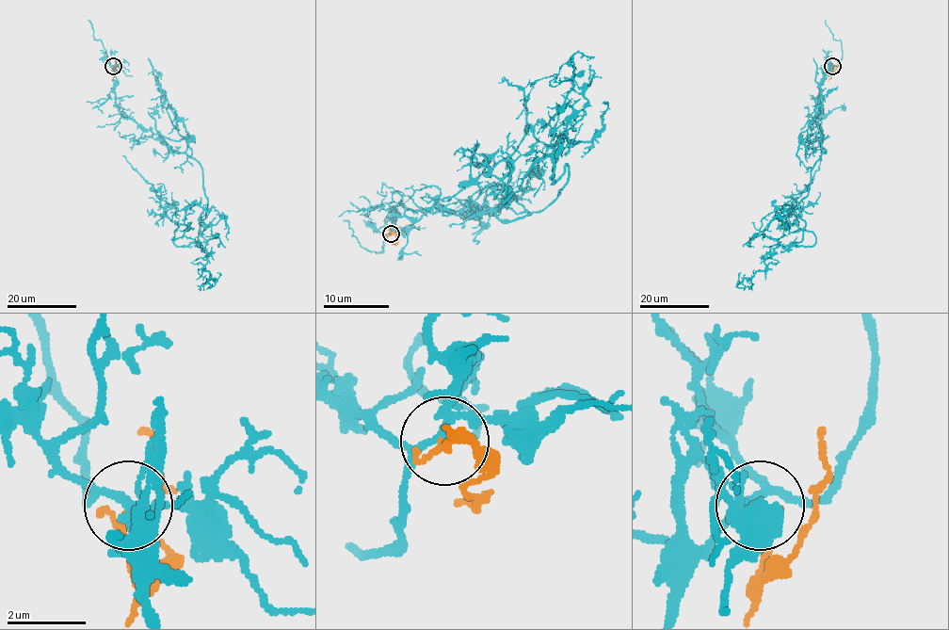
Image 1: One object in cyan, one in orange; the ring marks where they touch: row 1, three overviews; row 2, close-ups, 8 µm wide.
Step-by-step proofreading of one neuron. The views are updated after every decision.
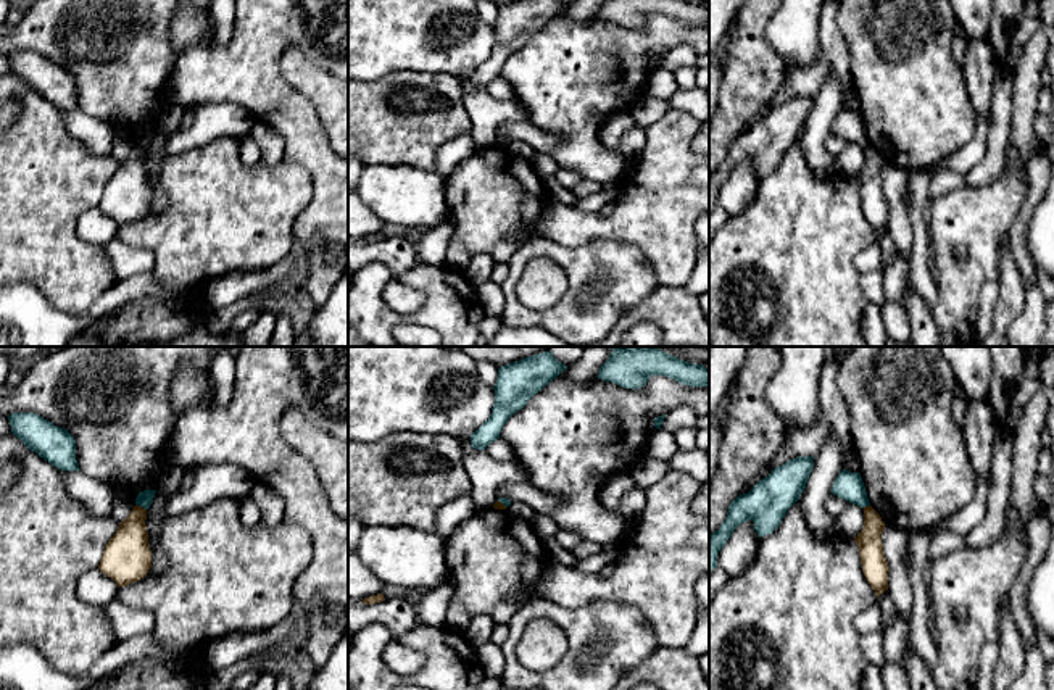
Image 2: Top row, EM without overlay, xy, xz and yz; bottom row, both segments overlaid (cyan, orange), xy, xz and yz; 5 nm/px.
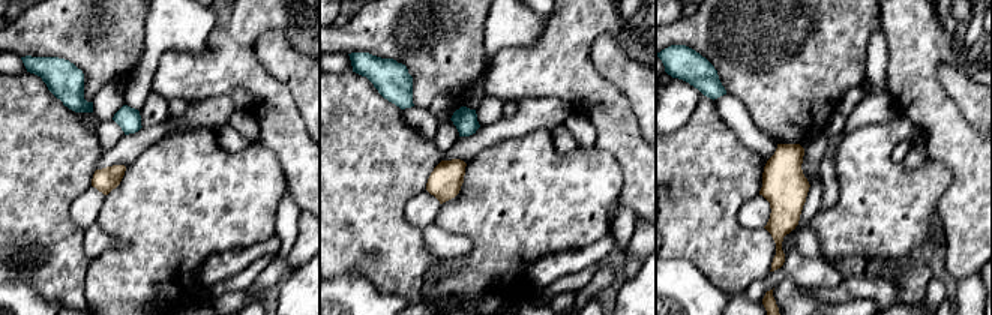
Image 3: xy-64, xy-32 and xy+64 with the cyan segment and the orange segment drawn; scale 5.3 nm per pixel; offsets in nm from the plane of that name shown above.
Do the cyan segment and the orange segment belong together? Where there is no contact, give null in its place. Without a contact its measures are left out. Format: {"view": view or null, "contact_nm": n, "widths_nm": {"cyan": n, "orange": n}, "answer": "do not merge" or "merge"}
{"view": "xy", "contact_nm": 70, "widths_nm": {"cyan": 80, "orange": 220}, "answer": "do not merge"}

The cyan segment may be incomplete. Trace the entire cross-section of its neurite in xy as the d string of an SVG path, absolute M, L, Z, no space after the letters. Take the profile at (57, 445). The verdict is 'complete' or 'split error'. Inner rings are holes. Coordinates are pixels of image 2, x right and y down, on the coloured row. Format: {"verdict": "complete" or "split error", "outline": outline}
{"verdict": "complete", "outline": "M13 413L8 421L13 435L52 466L61 471L81 471L76 440L66 429L34 413Z"}

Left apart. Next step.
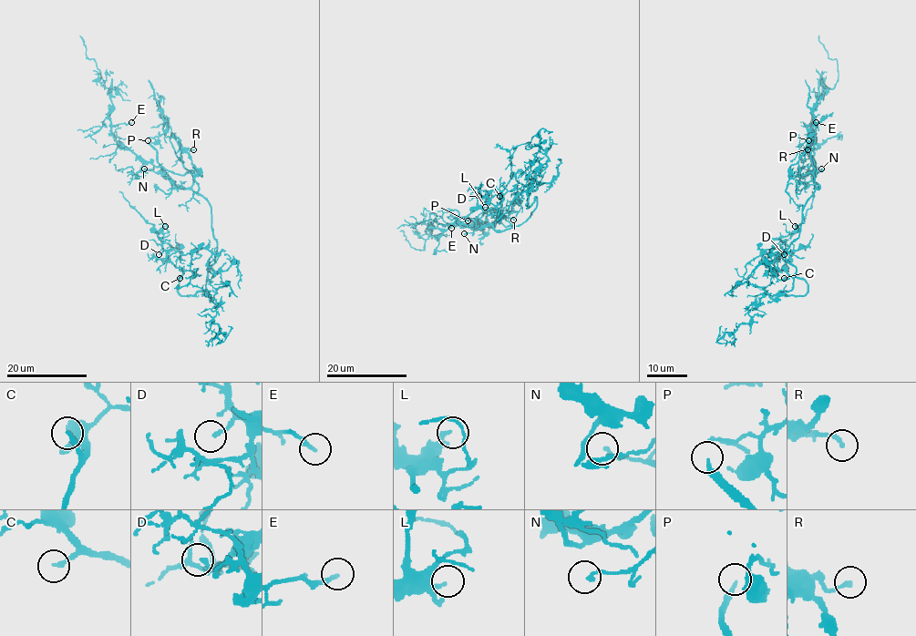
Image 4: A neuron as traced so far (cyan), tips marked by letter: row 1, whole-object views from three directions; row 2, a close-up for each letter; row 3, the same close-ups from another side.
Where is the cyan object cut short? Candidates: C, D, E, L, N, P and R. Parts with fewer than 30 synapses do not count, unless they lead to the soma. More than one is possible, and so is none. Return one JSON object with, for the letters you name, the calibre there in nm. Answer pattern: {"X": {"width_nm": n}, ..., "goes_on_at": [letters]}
{"C": {"width_nm": 170}, "E": {"width_nm": 180}, "P": {"width_nm": 140}, "goes_on_at": ["C", "E", "P"]}

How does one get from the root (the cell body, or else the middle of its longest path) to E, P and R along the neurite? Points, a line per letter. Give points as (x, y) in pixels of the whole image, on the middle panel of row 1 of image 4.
E: (532, 211), (520, 224), (502, 230), (479, 220), (446, 230), (432, 223), (451, 228)
P: (532, 211), (520, 224), (502, 230), (496, 230), (490, 224), (478, 226), (475, 219), (468, 220)
R: (532, 211), (520, 224), (511, 228), (496, 222), (489, 227), (498, 219), (513, 220)

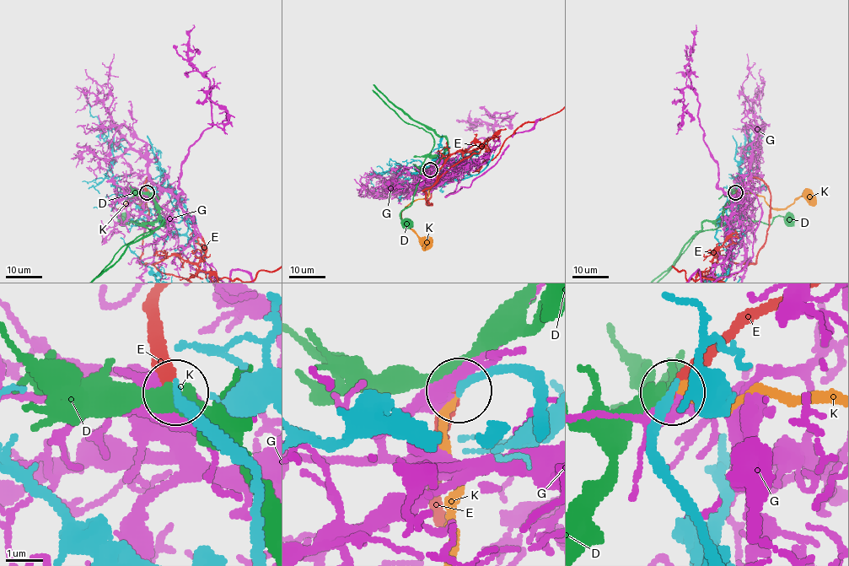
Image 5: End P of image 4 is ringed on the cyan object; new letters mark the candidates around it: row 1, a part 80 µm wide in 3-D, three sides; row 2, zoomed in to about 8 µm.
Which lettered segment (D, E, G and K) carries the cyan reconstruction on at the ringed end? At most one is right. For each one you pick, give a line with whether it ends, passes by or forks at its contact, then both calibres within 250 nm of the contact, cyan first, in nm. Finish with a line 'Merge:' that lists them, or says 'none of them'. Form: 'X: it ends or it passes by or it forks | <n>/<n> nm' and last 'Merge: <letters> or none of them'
E: it ends | 240/280 nm
Merge: E

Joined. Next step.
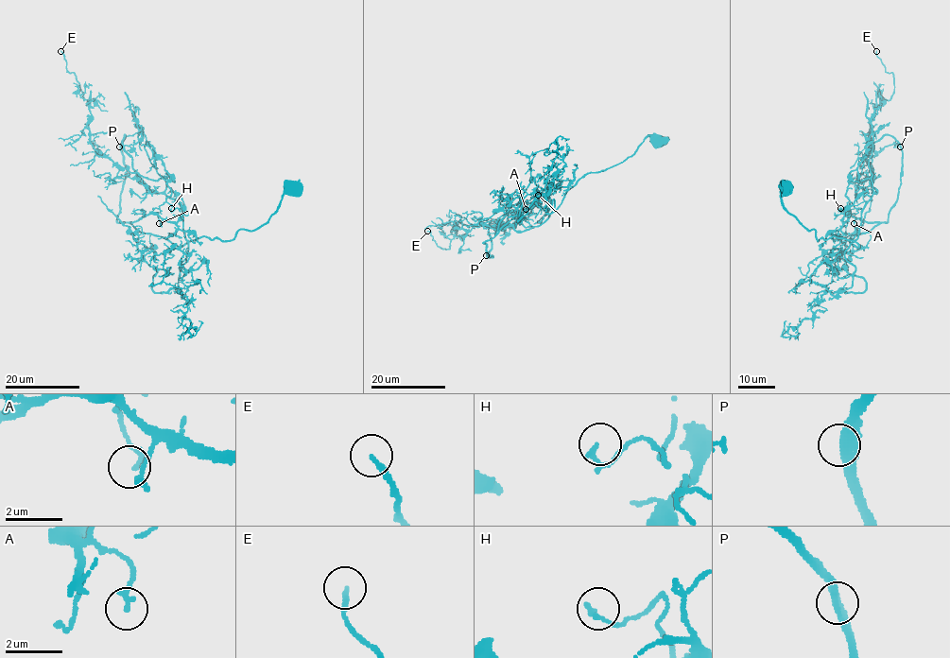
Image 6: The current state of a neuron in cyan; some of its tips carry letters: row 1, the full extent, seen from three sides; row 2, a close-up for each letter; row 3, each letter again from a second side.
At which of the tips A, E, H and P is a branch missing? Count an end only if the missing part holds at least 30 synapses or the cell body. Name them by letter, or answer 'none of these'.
E

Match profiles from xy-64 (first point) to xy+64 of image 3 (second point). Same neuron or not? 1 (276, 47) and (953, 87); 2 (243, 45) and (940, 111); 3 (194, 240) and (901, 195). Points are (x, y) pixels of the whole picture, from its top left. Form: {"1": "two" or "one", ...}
{"1": "one", "2": "one", "3": "one"}

